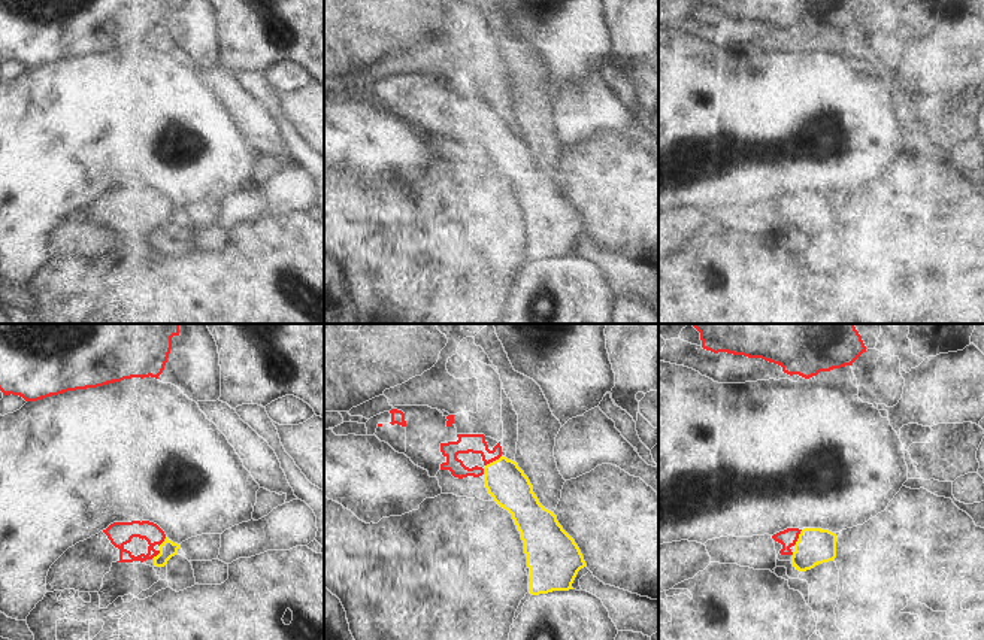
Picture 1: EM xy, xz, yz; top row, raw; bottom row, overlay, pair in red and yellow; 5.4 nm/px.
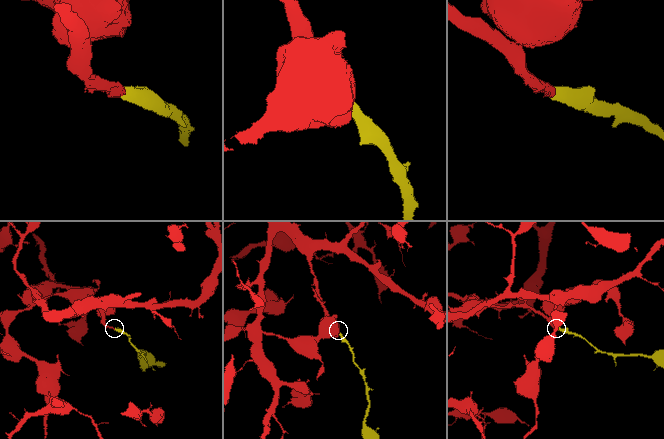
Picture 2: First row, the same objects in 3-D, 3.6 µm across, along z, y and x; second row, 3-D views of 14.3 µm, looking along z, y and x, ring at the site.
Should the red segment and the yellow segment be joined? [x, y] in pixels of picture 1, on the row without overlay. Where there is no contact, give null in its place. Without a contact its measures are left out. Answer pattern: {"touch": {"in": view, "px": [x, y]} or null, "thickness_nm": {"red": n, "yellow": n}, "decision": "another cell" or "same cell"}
{"touch": {"in": "xz", "px": [493, 126]}, "thickness_nm": {"red": 110, "yellow": 220}, "decision": "same cell"}

